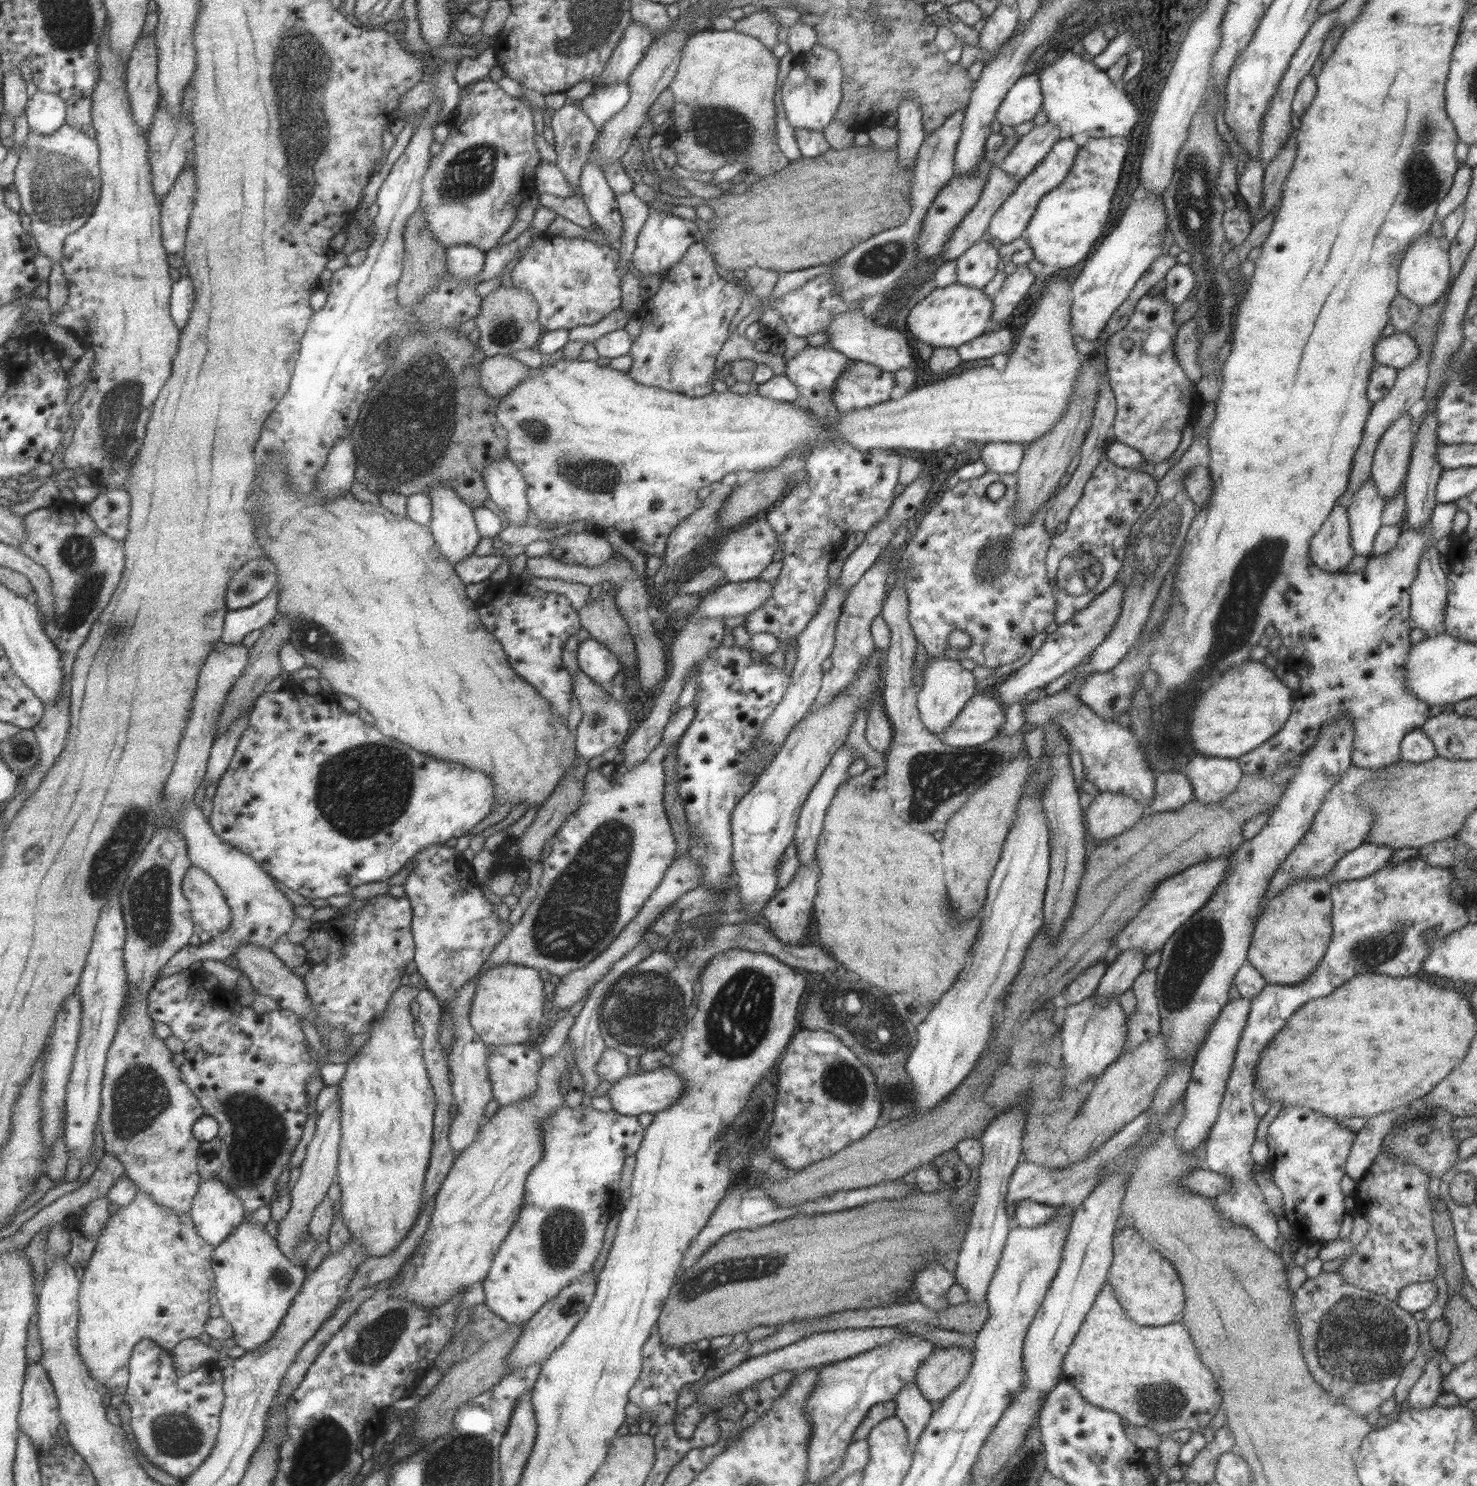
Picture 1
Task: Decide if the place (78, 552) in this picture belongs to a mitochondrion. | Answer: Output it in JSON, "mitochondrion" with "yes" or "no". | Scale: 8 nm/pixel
{"mitochondrion":"yes"}

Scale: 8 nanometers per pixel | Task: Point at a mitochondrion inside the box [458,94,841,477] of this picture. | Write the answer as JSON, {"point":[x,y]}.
{"point":[722,131]}

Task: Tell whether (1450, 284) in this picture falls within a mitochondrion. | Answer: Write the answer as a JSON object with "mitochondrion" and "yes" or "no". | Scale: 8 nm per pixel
{"mitochondrion":"no"}

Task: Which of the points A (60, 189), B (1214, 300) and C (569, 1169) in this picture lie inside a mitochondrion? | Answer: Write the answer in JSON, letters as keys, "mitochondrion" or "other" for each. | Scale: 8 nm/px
{"A":"mitochondrion","B":"mitochondrion","C":"other"}

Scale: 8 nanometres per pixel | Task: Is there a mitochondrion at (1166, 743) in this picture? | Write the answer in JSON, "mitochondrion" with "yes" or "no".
{"mitochondrion":"yes"}

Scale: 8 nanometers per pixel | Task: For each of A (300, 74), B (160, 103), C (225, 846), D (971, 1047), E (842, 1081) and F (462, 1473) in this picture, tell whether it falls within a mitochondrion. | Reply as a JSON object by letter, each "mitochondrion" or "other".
{"A":"mitochondrion","B":"other","C":"other","D":"other","E":"mitochondrion","F":"mitochondrion"}

